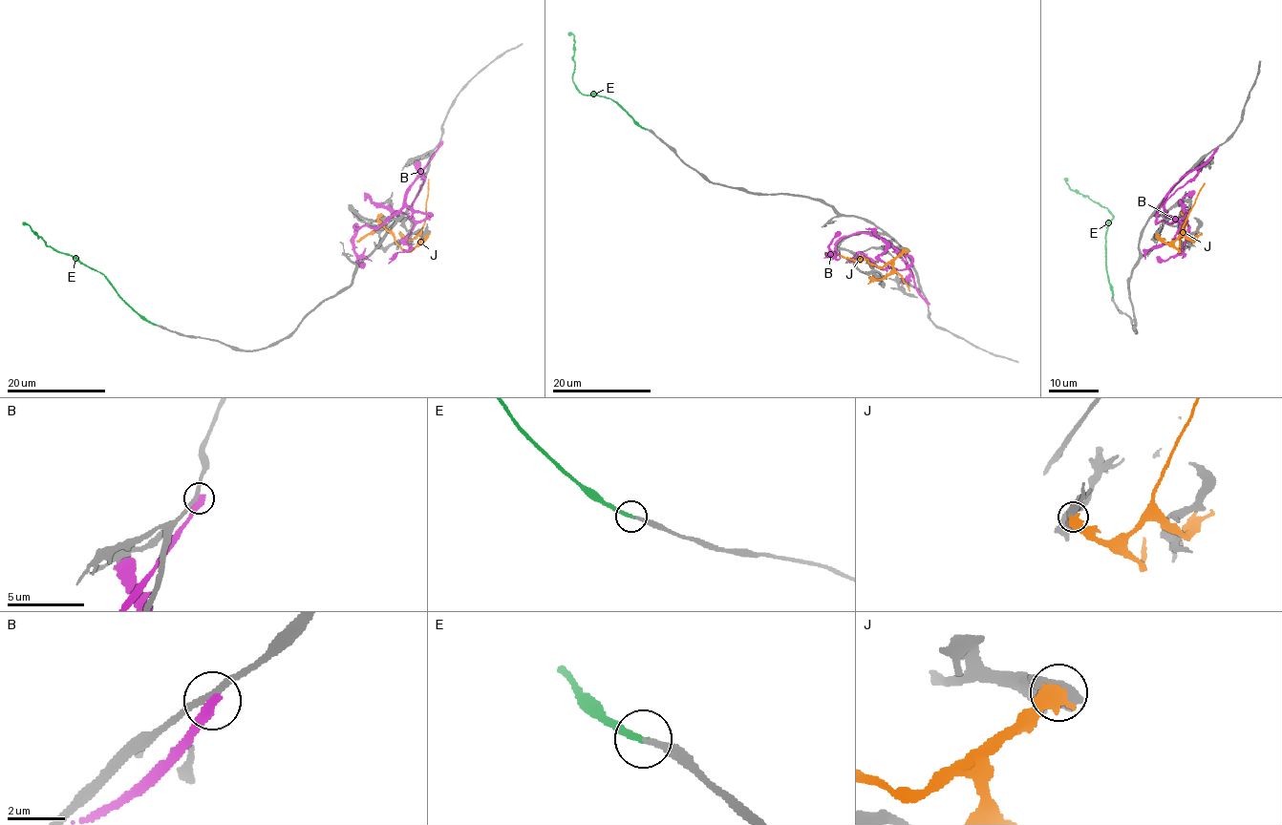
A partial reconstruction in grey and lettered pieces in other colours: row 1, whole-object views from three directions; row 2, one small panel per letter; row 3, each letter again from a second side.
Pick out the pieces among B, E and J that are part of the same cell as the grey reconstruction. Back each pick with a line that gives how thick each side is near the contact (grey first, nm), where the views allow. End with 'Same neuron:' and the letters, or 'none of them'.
E: 200 nm thick on the grey side, 240 nm on the other
Same neuron: E

